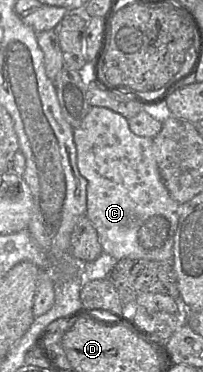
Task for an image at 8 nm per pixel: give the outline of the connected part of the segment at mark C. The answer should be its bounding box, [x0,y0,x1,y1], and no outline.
[73,106,179,261]

